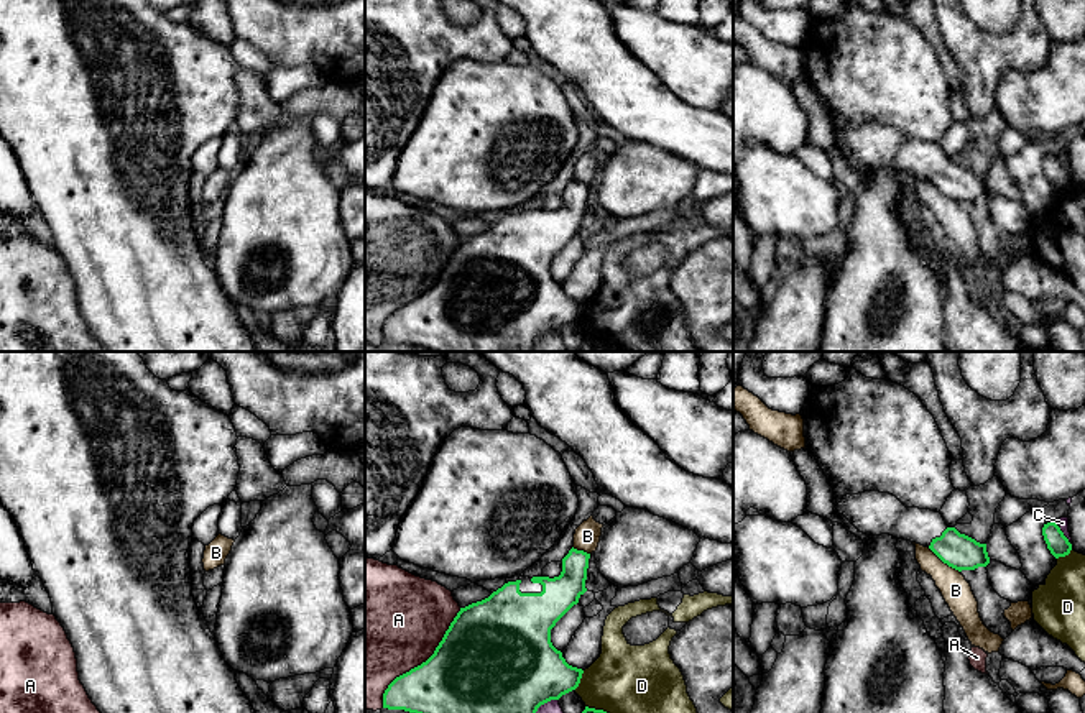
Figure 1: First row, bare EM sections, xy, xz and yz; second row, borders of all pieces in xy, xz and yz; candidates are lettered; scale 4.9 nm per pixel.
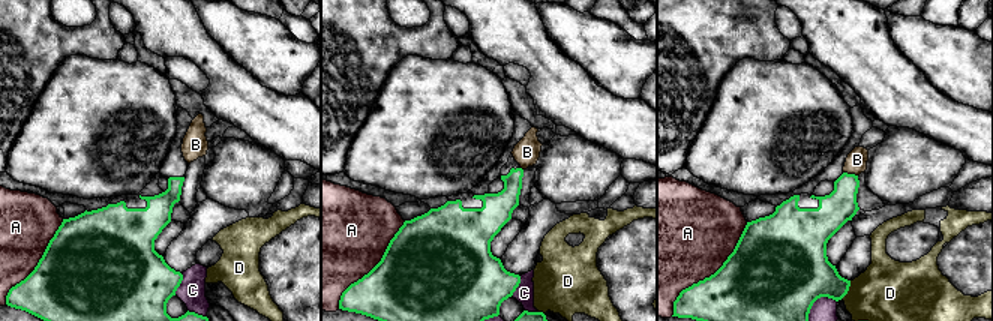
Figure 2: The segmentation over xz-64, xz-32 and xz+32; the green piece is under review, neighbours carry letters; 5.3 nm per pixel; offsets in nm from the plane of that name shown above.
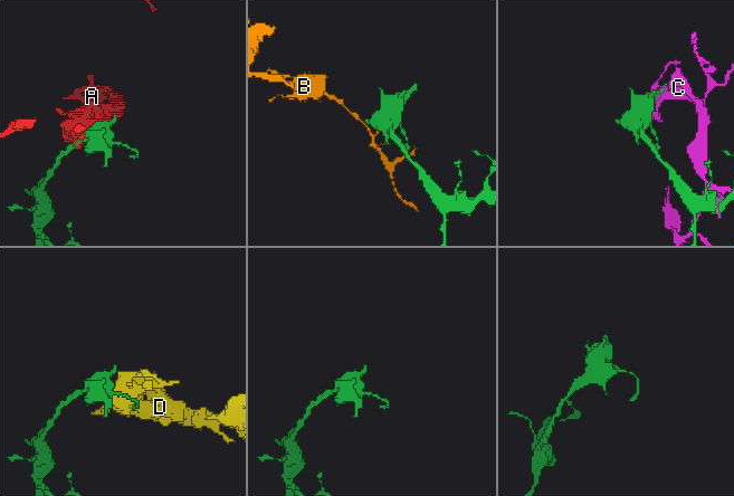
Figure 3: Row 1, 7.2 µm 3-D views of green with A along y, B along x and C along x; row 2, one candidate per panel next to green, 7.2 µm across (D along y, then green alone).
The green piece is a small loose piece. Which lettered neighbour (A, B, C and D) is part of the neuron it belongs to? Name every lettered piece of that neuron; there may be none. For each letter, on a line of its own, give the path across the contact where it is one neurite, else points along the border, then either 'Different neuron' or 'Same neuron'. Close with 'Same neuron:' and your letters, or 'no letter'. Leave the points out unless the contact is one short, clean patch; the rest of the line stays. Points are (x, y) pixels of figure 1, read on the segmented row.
A: Different neuron
B: Boundary: yz (928, 547), (959, 572). Different neuron
C: Different neuron
D: Different neuron
Same neuron: no letter

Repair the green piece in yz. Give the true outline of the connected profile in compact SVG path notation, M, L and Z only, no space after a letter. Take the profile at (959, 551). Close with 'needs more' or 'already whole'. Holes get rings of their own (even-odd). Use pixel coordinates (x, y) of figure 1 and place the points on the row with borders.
M880 491L847 494L832 514L843 514L866 536L889 534L929 547L944 564L962 572L986 567L986 544L949 527L940 513L906 508L896 496Z; needs more

